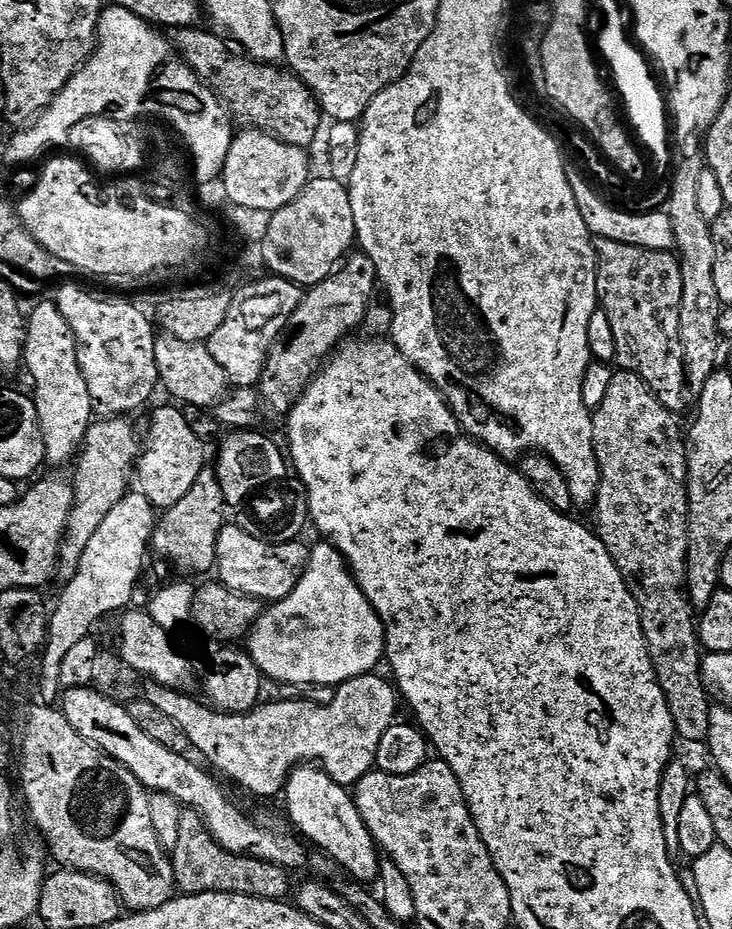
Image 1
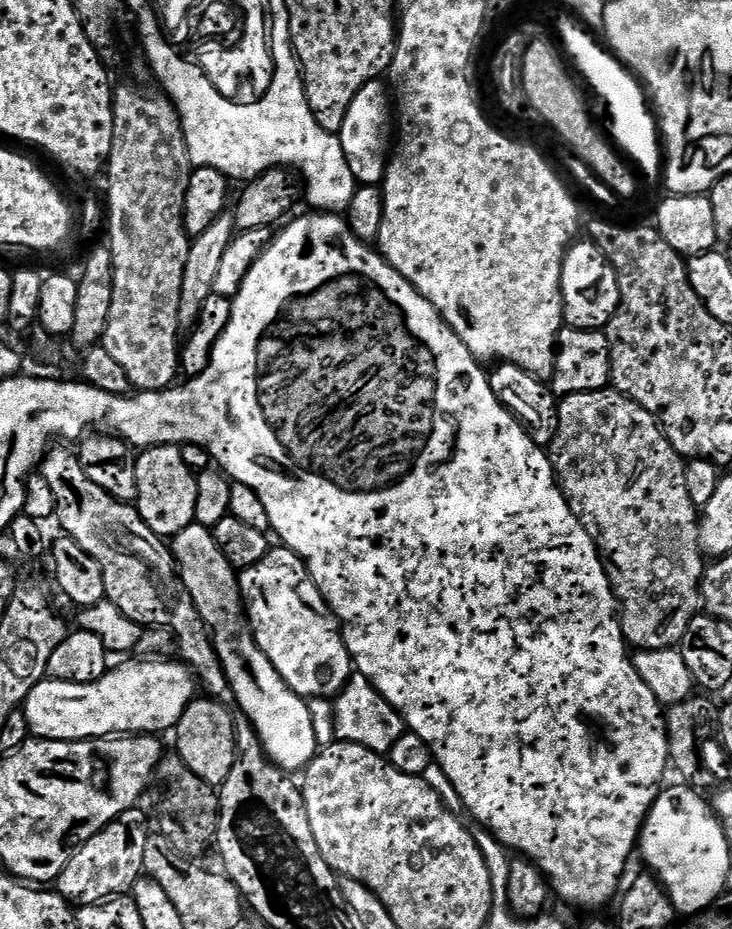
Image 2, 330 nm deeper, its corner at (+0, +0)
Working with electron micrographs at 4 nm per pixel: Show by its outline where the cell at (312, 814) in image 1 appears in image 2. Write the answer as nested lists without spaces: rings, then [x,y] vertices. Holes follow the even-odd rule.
[[[197,523],[186,526],[186,530],[171,537],[170,547],[178,574],[198,614],[202,614],[208,623],[212,643],[216,645],[224,673],[236,695],[235,707],[240,707],[244,711],[241,712],[243,719],[252,723],[268,759],[289,774],[299,773],[308,767],[318,751],[308,700],[294,694],[294,690],[282,682],[278,670],[274,670],[270,658],[262,654],[258,642],[252,637],[252,625],[248,622],[244,600],[240,596],[237,569],[232,567],[226,554],[218,550],[218,542],[214,542],[211,528]]]

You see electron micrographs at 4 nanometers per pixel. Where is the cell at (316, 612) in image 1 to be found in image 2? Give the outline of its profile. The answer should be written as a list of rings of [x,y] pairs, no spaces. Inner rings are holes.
[[[132,658],[129,664],[109,667],[108,673],[94,682],[75,684],[46,678],[30,690],[22,710],[28,719],[28,730],[42,740],[98,740],[121,734],[161,734],[175,729],[186,706],[197,695],[198,681],[192,669],[172,658]]]

